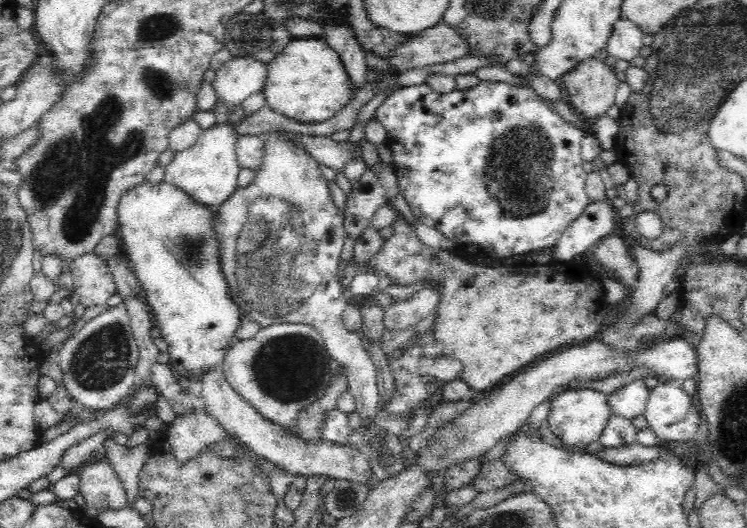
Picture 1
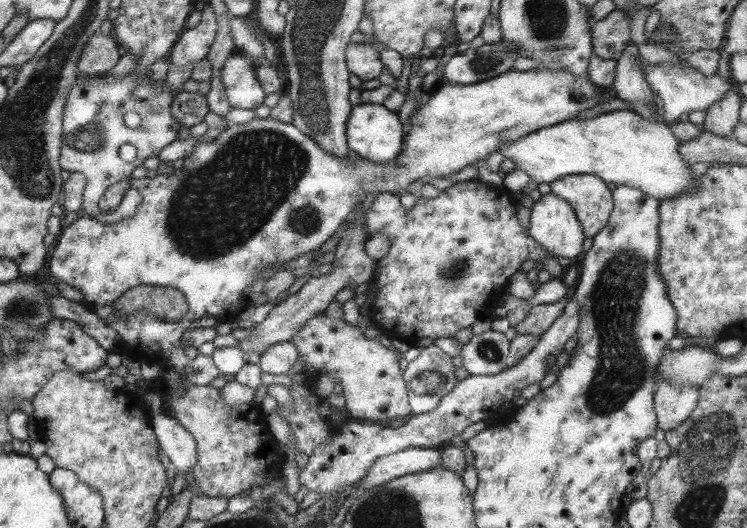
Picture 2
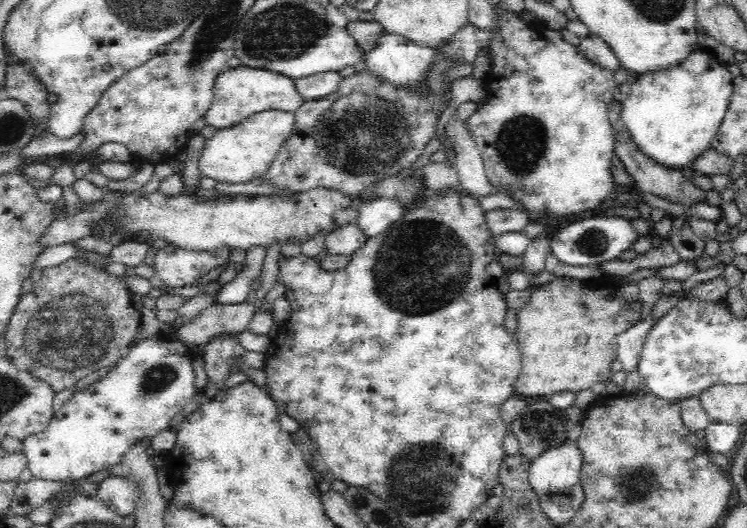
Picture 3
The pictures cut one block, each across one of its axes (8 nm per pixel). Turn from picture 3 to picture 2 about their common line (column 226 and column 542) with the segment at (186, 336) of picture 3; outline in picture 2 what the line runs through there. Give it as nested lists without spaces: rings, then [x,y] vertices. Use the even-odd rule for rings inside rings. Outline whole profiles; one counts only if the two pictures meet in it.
[[[562,298],[554,304],[539,305],[532,307],[520,325],[514,327],[517,334],[530,334],[530,336],[545,335],[547,331],[558,318],[561,318],[562,312],[568,306],[570,298]]]

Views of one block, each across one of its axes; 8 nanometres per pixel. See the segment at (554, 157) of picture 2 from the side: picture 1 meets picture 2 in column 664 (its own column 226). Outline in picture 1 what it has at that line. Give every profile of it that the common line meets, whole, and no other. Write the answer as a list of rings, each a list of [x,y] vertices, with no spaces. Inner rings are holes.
[[[216,123],[214,126],[203,130],[194,143],[194,146],[186,150],[175,153],[174,158],[170,164],[164,168],[164,176],[162,181],[168,181],[170,184],[176,185],[180,189],[184,189],[193,200],[200,201],[204,205],[220,206],[226,202],[227,198],[237,189],[236,179],[241,165],[237,161],[237,153],[235,148],[237,146],[239,134],[236,127],[232,128],[230,123]]]

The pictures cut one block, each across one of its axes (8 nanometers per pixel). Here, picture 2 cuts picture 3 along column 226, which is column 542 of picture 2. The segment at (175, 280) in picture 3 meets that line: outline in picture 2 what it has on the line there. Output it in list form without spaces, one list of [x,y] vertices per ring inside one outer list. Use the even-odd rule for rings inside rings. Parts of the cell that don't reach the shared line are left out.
[[[477,179],[468,180],[456,183],[450,187],[443,189],[440,196],[436,198],[425,199],[418,196],[418,199],[412,209],[404,209],[400,204],[400,199],[394,194],[385,192],[380,193],[372,202],[367,211],[367,220],[365,224],[365,231],[367,238],[371,234],[381,232],[385,234],[391,242],[389,253],[377,261],[377,272],[372,282],[379,284],[379,293],[376,295],[374,301],[374,308],[372,314],[369,316],[370,320],[375,326],[378,326],[383,335],[388,339],[393,340],[396,338],[403,338],[408,340],[410,338],[432,338],[434,341],[442,338],[443,340],[452,338],[465,338],[473,324],[478,324],[478,320],[482,320],[485,315],[490,313],[490,307],[493,304],[499,304],[506,292],[507,284],[510,284],[510,279],[522,271],[522,264],[526,264],[526,260],[534,262],[544,262],[546,257],[552,256],[537,240],[530,236],[530,232],[526,231],[518,222],[518,208],[519,200],[516,200],[515,192],[508,191],[504,186],[493,187],[485,183],[481,183]]]

